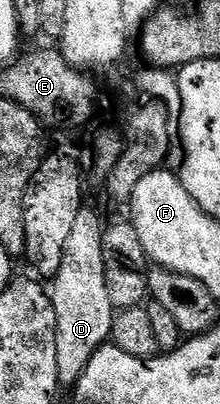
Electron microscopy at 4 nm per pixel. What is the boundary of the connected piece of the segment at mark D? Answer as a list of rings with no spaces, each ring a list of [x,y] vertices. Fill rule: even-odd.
[[[80,208],[78,220],[70,231],[70,240],[66,242],[62,267],[58,267],[55,277],[50,281],[50,296],[56,316],[56,379],[61,386],[75,387],[82,371],[86,371],[86,363],[94,359],[101,347],[109,344],[112,335],[114,310],[110,303],[110,291],[106,291],[102,251],[105,224],[105,218],[100,218],[94,210]]]

